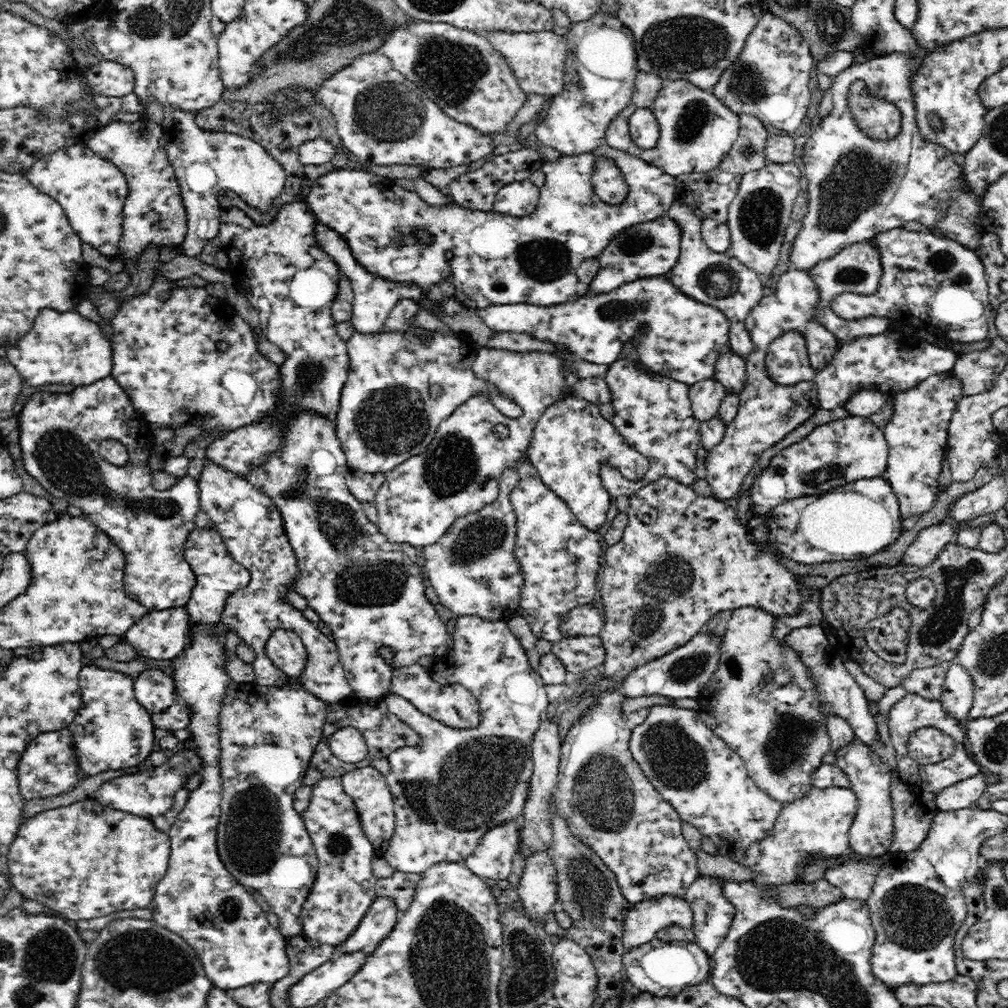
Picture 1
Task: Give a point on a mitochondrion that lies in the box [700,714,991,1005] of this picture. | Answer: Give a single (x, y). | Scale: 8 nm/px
(915, 916)

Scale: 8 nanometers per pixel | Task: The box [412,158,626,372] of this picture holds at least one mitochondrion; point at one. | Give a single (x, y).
(544, 260)

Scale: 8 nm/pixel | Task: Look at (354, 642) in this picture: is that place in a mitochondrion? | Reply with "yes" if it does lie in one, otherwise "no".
no

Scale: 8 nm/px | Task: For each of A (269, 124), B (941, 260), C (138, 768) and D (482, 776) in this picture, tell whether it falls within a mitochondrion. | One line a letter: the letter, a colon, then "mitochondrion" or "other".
A: mitochondrion
B: mitochondrion
C: other
D: mitochondrion

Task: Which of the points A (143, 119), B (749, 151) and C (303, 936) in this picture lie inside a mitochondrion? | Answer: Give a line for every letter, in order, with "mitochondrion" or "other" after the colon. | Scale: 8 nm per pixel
A: other
B: mitochondrion
C: other

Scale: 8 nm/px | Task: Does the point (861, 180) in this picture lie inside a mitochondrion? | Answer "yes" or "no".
yes

